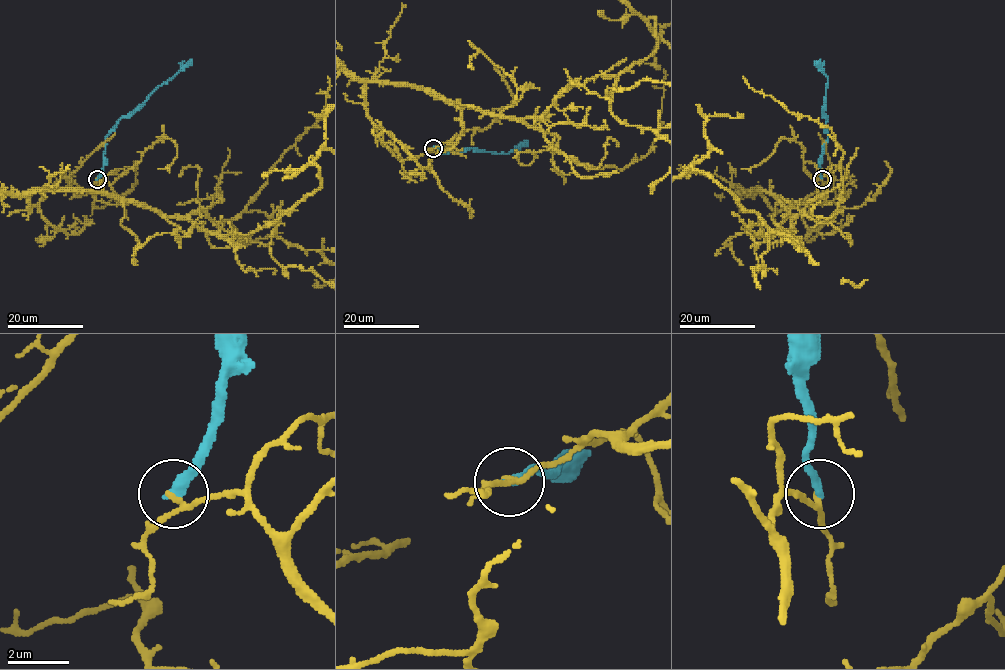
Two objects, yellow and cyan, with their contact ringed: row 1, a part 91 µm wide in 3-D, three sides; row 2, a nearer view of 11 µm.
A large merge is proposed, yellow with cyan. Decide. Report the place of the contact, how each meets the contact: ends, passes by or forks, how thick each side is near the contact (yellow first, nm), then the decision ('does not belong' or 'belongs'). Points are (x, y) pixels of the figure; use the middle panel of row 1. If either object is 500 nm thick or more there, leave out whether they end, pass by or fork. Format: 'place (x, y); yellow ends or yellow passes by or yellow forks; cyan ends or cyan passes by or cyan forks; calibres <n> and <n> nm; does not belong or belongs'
place (433, 148); yellow passes by; cyan ends; calibres 130 and 320 nm; does not belong

